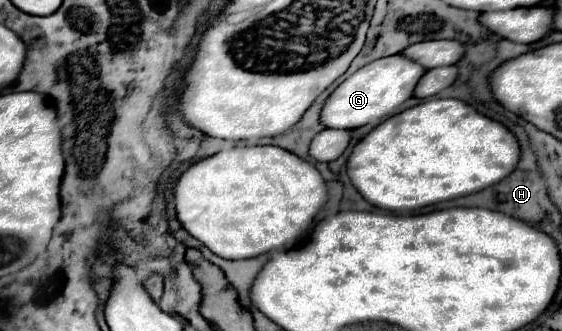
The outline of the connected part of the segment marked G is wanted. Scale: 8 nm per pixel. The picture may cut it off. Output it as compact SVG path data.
M400 54L378 58L360 70L356 70L352 76L348 76L340 86L334 88L334 92L326 98L322 110L320 110L320 124L326 128L344 128L352 130L370 122L386 120L388 116L400 112L400 104L406 102L412 96L412 90L426 68L420 64L414 64L410 58L404 58Z

